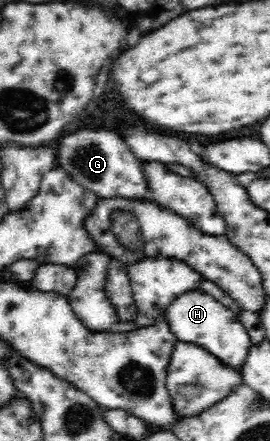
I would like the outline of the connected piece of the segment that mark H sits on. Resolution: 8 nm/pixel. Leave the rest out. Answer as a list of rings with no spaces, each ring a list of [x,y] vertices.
[[[191,290],[175,298],[166,309],[165,318],[169,330],[177,341],[195,344],[213,354],[226,367],[242,375],[252,341],[246,327],[234,311],[227,309],[219,300],[203,292]]]

